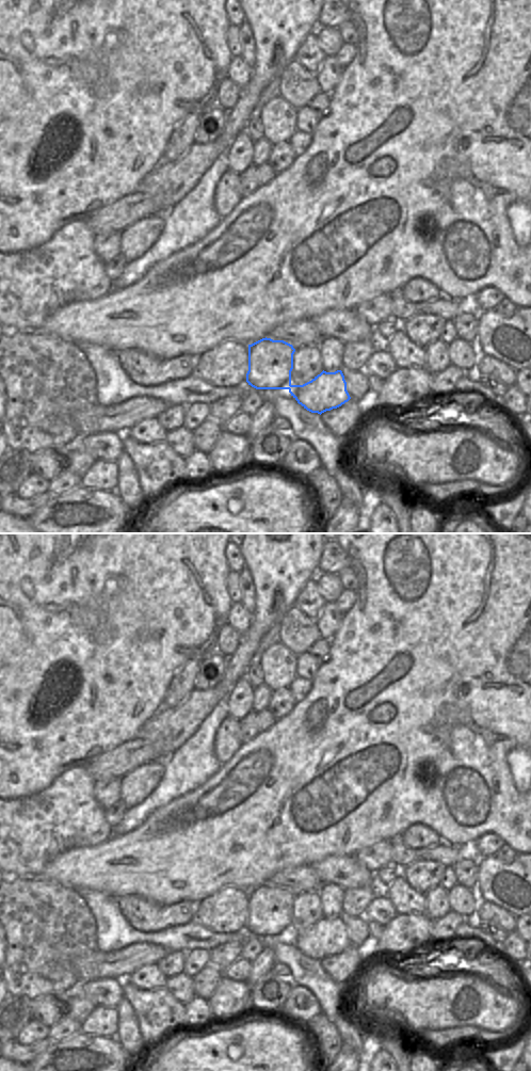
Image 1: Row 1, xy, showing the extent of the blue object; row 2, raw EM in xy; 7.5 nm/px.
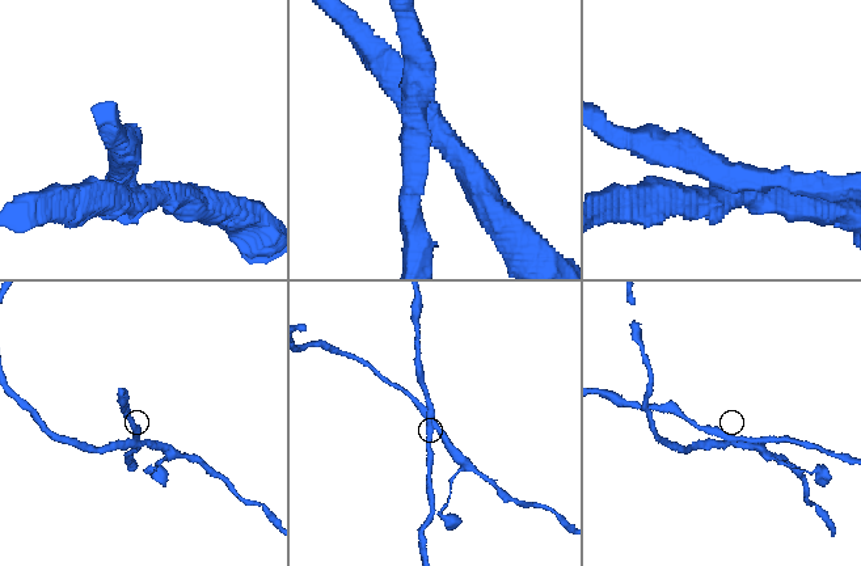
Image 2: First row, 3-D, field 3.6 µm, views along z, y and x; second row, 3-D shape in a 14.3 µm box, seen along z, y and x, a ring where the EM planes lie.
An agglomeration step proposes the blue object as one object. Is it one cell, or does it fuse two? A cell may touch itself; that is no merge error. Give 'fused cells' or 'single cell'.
fused cells

